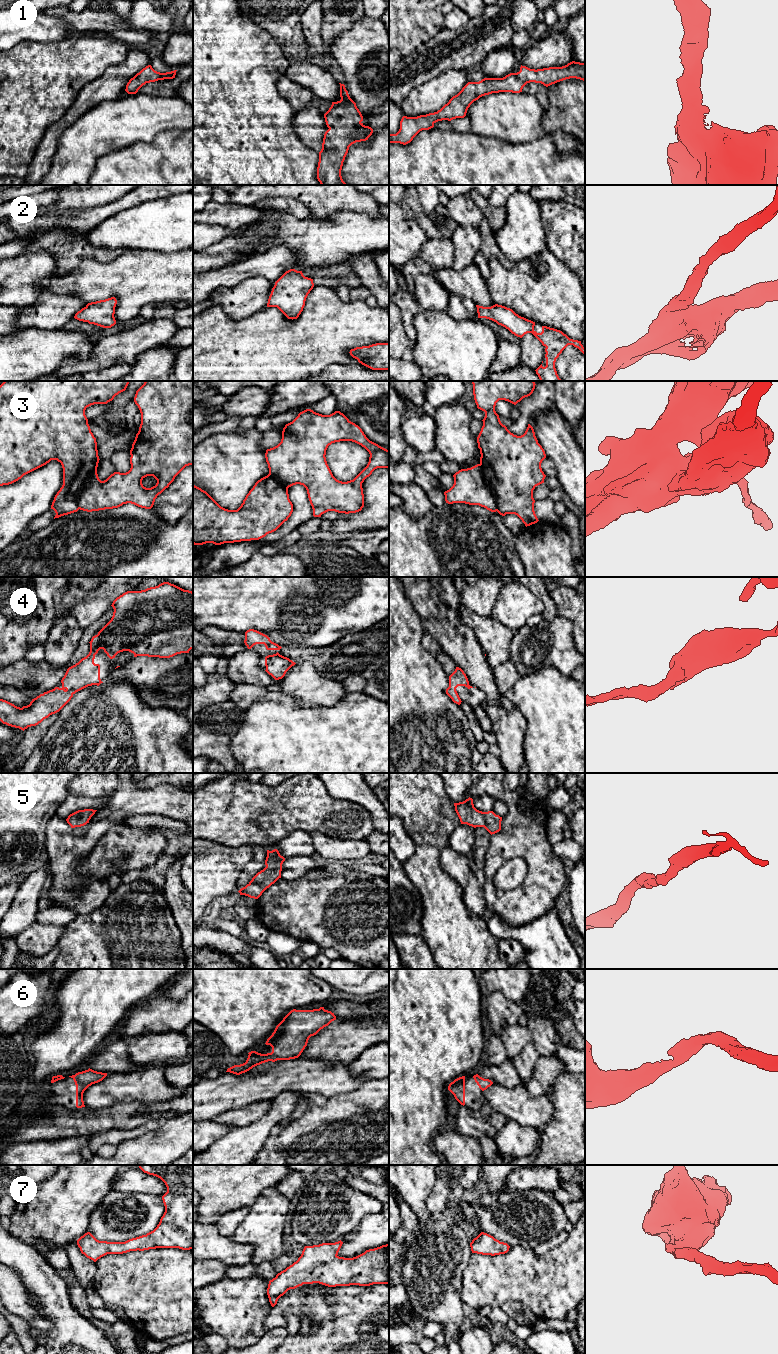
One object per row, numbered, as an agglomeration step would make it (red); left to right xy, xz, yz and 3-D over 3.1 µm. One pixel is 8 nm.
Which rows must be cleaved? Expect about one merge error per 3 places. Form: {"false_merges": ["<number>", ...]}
{"false_merges": ["3"]}

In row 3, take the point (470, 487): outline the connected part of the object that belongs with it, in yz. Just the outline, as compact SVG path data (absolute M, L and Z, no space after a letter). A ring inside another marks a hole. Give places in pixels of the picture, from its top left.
M480 464L461 469L453 477L453 486L444 492L446 503L479 505L491 512L497 511L496 499L485 481Z

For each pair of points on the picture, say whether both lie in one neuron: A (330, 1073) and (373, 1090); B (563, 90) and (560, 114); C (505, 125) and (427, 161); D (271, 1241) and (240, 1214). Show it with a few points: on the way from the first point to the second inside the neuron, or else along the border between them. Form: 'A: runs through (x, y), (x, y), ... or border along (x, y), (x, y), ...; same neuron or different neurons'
A: border along (367, 1080), (353, 1090), (339, 1094); different neurons
B: runs through (563, 96), (563, 108); same neuron
C: border along (471, 131), (482, 136), (493, 136), (505, 141); different neurons
D: border along (249, 1206), (249, 1212), (230, 1236); different neurons

